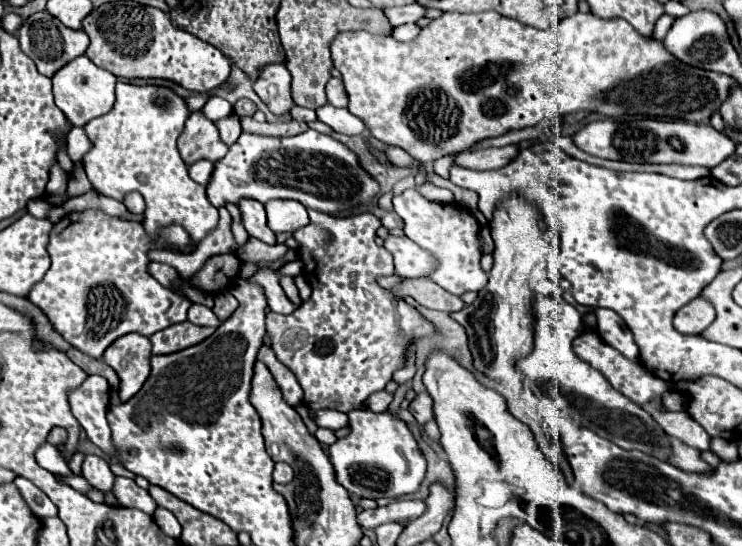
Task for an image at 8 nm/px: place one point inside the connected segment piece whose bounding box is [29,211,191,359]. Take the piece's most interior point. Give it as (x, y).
(90, 313)

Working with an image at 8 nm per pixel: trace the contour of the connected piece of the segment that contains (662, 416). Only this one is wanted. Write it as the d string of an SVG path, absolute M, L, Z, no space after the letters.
M659 401L647 403L643 409L653 415L653 419L665 429L667 435L677 437L679 441L683 441L687 445L693 445L699 451L707 451L709 449L711 437L687 413L669 413L669 411L661 413L659 411Z

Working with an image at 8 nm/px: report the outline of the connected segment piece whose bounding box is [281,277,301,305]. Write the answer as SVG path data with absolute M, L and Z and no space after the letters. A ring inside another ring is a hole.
M281 277L281 287L283 287L285 295L287 295L295 305L301 303L301 297L299 297L299 291L297 291L297 287L295 287L295 283L293 283L293 277Z

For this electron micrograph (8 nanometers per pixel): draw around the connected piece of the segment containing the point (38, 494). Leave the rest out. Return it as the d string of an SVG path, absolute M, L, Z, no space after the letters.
M20 476L16 477L13 483L19 489L19 493L25 499L25 503L29 505L29 509L37 517L57 517L55 503L41 489L37 489L33 483Z

